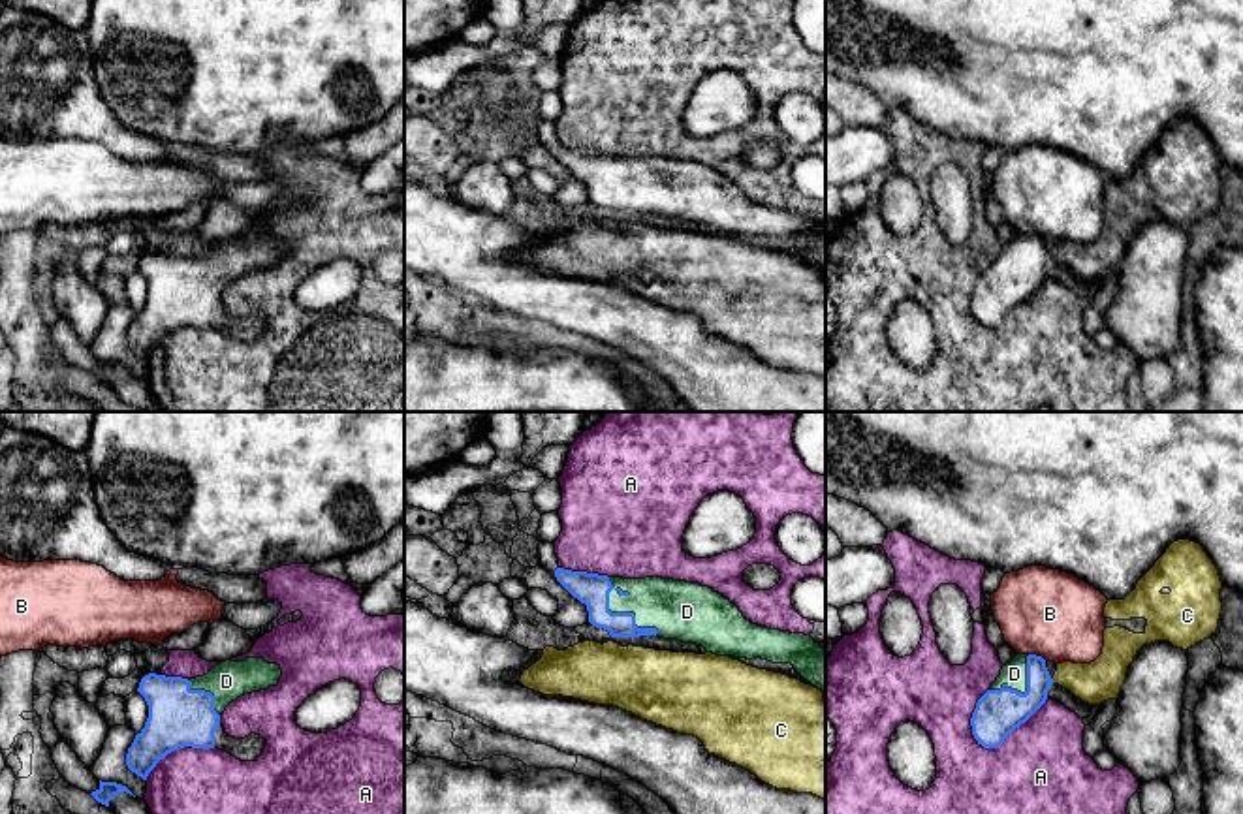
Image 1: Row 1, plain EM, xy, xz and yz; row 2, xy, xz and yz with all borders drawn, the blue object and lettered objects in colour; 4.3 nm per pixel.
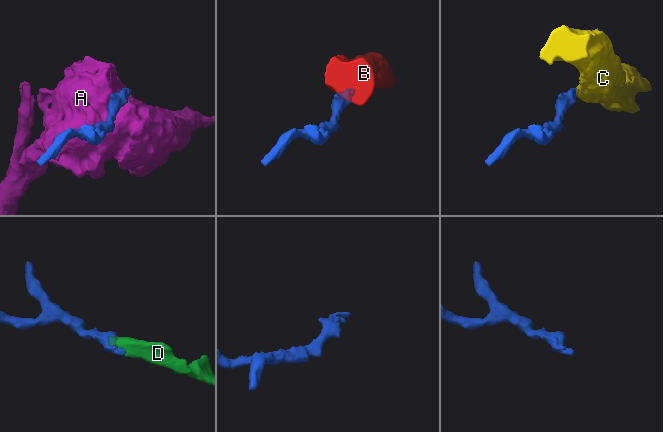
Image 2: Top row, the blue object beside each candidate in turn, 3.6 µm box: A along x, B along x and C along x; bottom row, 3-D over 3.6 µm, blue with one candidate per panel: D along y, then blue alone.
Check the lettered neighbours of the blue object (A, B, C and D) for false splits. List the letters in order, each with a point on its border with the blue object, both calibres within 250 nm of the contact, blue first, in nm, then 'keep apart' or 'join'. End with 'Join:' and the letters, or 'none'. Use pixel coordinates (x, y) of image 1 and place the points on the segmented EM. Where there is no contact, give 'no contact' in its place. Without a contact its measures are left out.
A: meets blue in yz at (1008, 734); 200 nm thick on the blue side, 400 nm on the other; keep apart
B: meets blue in yz at (1038, 657); 160 nm thick on the blue side, 380 nm on the other; keep apart
C: meets blue in yz at (1052, 681); 180 nm thick on the blue side, 180 nm on the other; keep apart
D: meets blue in xz at (623, 613); 140 nm thick on the blue side, 240 nm on the other; join
Join: D

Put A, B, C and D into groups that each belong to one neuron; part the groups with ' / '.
A / B / C / D

